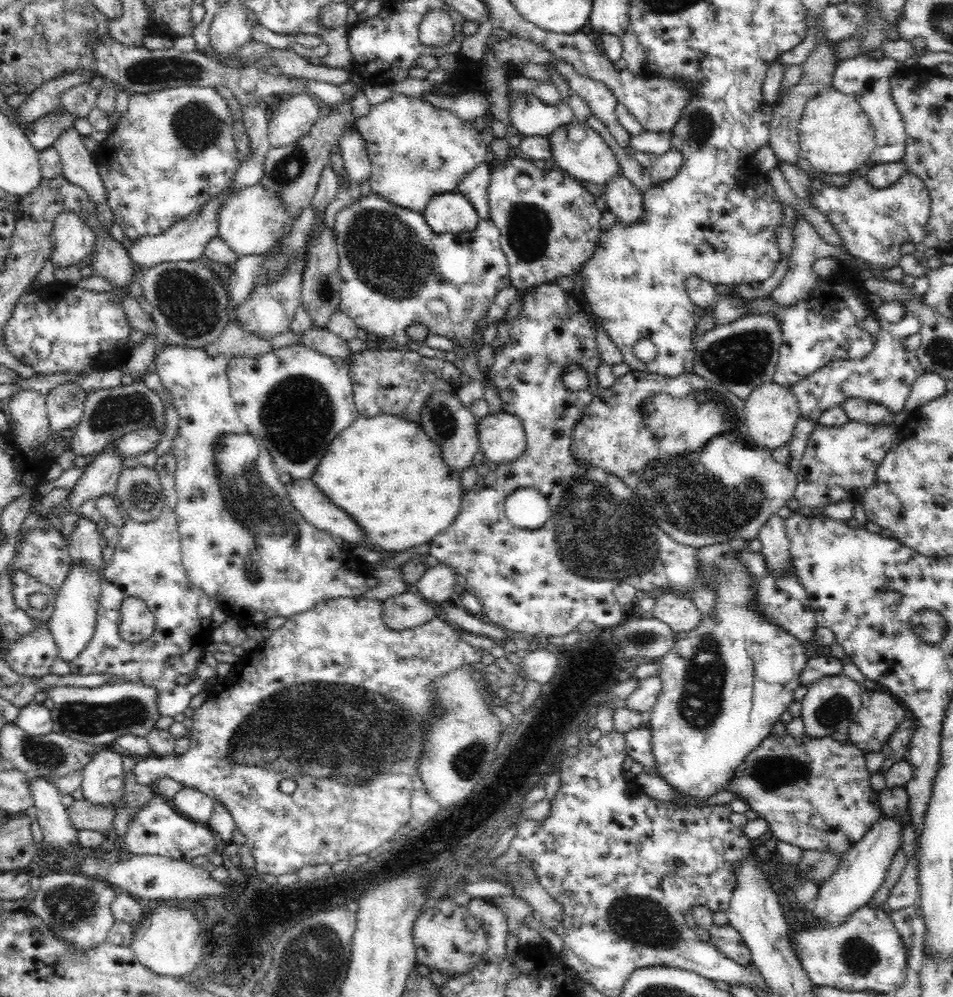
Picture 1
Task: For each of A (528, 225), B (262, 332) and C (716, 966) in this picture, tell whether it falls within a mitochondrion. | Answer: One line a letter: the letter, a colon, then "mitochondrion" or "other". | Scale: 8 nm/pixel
A: mitochondrion
B: other
C: other

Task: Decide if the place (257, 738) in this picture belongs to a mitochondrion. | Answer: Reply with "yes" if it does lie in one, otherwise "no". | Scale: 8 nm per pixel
yes

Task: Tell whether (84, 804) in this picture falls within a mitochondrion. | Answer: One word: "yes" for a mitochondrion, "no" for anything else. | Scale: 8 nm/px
no

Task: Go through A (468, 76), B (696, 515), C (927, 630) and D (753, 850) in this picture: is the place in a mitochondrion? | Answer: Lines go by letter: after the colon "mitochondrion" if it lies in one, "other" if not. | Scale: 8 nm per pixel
A: other
B: mitochondrion
C: mitochondrion
D: other

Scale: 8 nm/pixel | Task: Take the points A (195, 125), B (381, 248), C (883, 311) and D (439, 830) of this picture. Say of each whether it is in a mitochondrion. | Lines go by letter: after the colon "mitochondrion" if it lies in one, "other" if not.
A: mitochondrion
B: mitochondrion
C: other
D: other

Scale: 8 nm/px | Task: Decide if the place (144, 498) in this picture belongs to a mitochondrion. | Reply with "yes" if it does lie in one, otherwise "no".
yes

